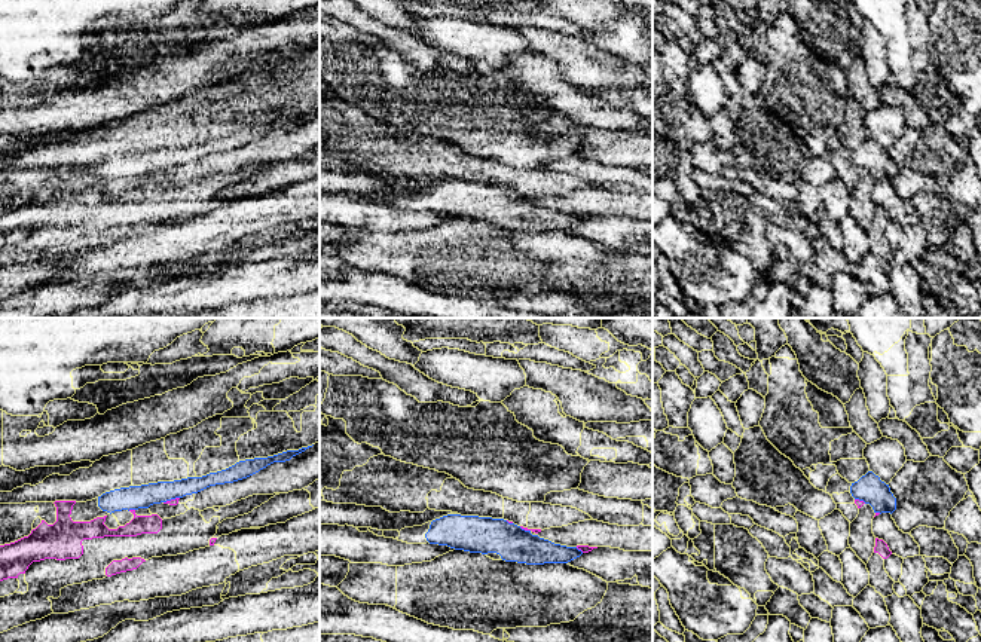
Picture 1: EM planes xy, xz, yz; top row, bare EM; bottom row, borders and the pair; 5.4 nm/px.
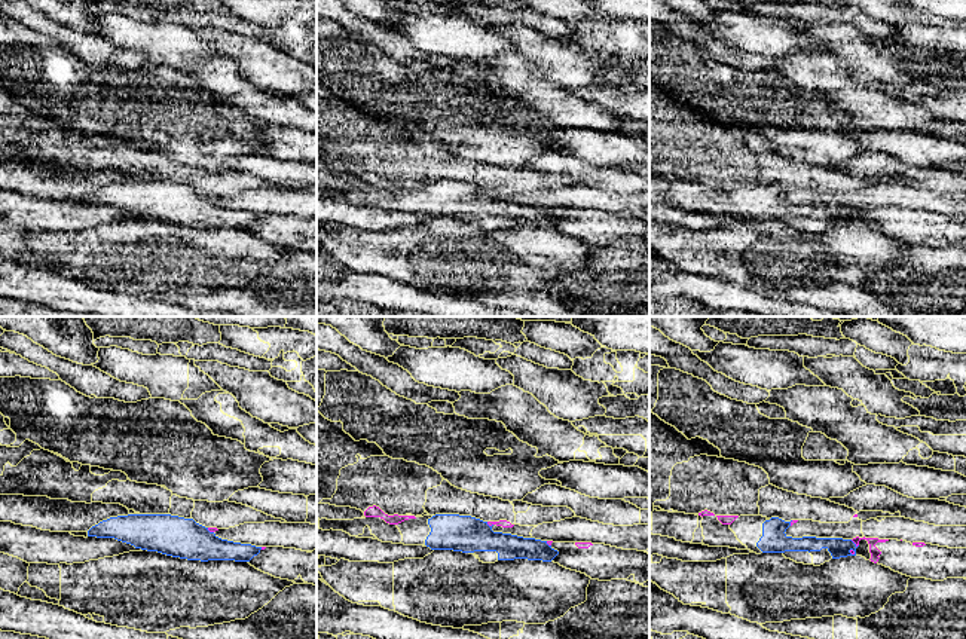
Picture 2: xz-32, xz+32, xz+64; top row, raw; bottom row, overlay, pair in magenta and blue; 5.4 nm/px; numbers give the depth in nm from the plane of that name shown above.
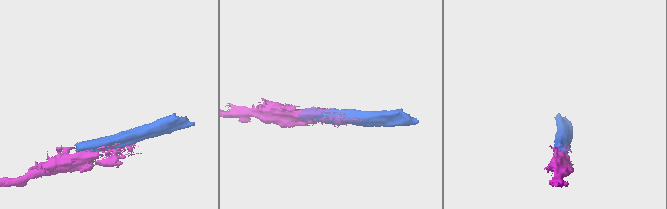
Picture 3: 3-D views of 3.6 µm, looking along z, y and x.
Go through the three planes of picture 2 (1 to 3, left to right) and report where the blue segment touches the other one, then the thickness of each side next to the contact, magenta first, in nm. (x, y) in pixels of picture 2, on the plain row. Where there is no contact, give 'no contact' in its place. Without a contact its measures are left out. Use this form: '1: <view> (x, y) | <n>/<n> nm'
1: xz-32 (210, 198) | 30/220 nm
2: xz+32 (489, 192) | 50/200 nm
3: xz+64 (855, 210) | 50/110 nm

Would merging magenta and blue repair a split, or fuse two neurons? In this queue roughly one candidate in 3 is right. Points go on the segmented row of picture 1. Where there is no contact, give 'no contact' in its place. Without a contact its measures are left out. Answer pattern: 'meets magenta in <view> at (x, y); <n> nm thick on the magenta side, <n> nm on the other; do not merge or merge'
meets magenta in xy at (131, 510); 100 nm thick on the magenta side, 130 nm on the other; do not merge

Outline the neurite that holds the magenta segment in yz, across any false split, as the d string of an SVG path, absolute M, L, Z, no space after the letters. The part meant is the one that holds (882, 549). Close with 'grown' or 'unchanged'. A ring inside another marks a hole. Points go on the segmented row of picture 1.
M875 513L872 519L872 534L875 536L874 553L883 559L896 554L902 559L920 554L920 547L910 534L904 534L892 519L890 513Z; grown

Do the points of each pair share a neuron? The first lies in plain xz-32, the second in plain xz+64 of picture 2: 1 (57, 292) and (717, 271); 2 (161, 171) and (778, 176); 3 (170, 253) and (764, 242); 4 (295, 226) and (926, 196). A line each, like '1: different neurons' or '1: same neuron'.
1: different neurons
2: same neuron
3: same neuron
4: different neurons

